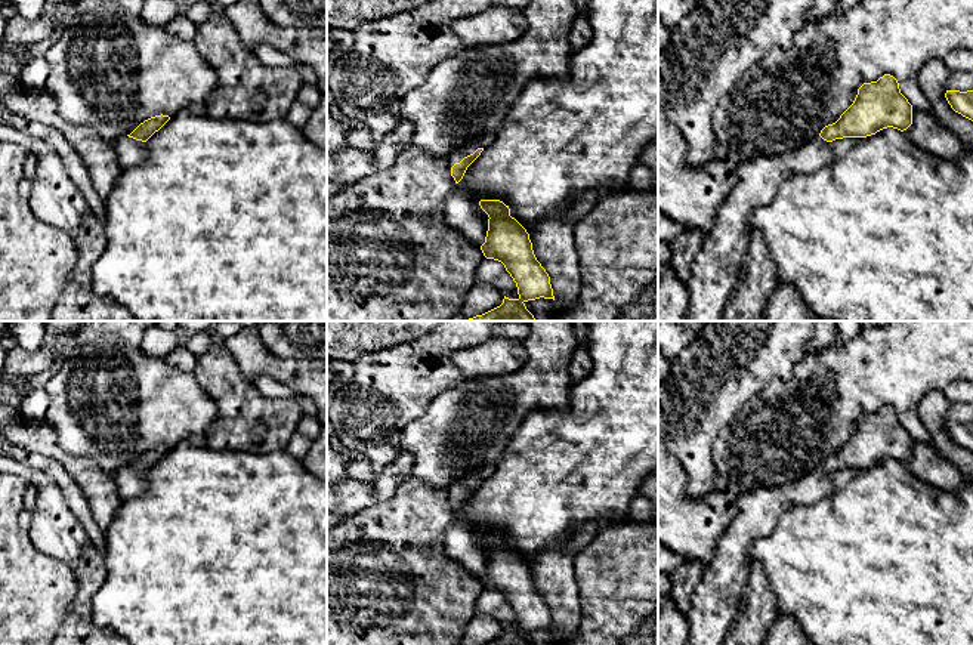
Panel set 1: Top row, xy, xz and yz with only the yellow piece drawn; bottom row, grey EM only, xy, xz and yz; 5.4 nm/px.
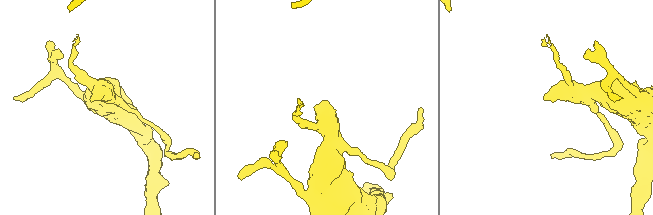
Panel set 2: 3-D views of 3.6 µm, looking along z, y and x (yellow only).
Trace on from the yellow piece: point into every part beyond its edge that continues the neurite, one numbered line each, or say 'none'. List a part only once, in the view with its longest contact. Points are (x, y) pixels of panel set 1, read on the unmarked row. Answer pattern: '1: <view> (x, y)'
1: xz (459, 485)

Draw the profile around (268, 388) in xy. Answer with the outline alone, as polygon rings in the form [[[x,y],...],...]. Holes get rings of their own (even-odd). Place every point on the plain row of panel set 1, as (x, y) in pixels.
[[[257,376],[253,380],[253,385],[257,389],[259,395],[265,399],[290,401],[297,398],[297,394],[293,389],[274,380],[269,376]]]

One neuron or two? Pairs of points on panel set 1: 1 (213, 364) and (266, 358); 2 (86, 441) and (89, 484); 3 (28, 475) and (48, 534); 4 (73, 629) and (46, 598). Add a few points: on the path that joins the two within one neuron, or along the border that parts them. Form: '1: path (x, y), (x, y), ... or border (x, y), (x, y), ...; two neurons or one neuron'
1: border (222, 340), (238, 370), (252, 382); two neurons
2: border (58, 440), (62, 450), (89, 459), (113, 475); two neurons
3: path (43, 487), (48, 491), (48, 519); one neuron
4: border (77, 586), (77, 593), (58, 629); two neurons

